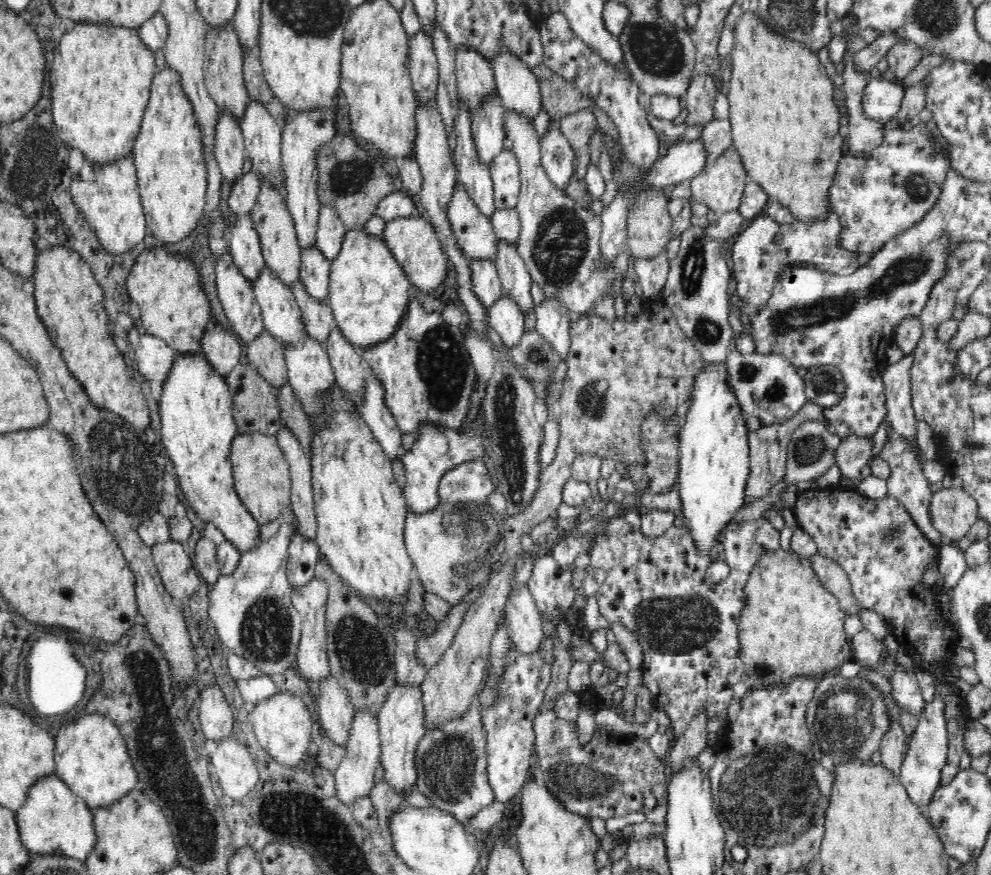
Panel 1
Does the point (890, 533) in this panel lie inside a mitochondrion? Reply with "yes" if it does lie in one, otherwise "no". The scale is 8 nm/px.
yes

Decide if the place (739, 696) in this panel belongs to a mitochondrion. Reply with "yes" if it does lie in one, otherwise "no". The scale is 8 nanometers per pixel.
no

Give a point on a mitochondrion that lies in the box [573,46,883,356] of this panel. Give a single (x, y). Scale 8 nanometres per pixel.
(694, 265)

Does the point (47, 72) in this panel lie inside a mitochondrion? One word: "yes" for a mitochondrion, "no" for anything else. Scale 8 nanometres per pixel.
no

